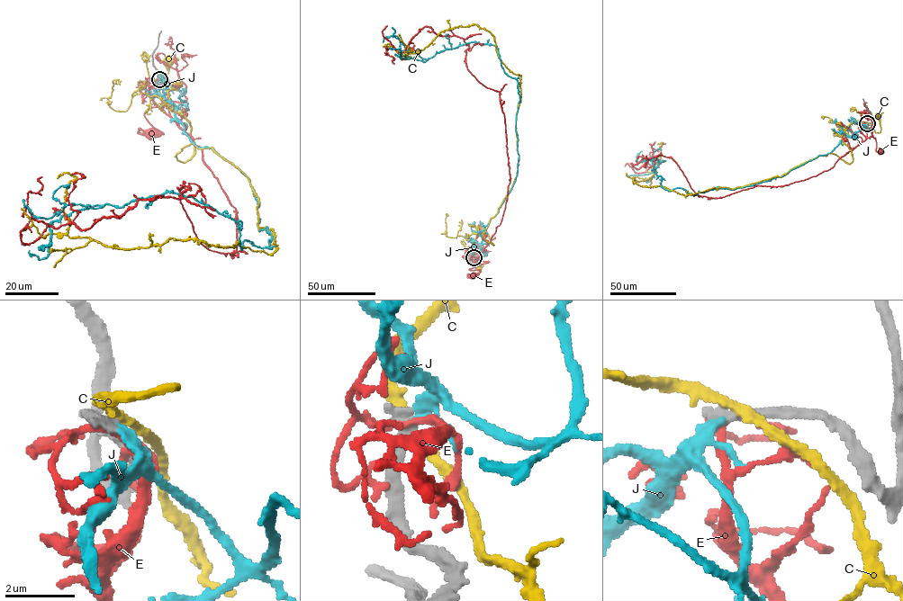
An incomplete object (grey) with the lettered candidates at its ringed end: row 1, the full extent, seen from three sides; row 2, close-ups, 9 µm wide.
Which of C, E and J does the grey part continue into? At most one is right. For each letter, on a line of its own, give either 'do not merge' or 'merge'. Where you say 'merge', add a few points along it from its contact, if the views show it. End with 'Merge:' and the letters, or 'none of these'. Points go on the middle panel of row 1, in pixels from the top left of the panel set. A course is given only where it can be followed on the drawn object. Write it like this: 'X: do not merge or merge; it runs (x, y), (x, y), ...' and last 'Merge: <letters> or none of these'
C: do not merge
E: do not merge
J: merge; it runs (474, 257), (517, 174), (518, 81), (493, 45), (465, 42), (424, 61), (401, 58), (392, 27)
Merge: J

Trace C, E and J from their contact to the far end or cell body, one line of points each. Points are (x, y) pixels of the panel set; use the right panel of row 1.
C: (868, 123), (879, 132), (878, 116)
E: (867, 123), (879, 152)
J: (867, 123), (826, 155), (734, 190), (664, 189), (654, 156), (665, 161), (654, 172), (626, 174)

